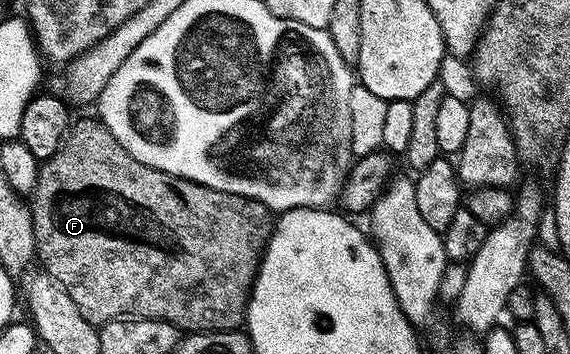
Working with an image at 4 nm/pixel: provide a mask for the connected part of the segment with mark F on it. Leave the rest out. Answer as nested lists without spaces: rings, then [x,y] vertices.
[[[92,117],[92,119],[76,118],[74,122],[72,122],[71,126],[67,128],[67,132],[65,133],[65,137],[61,141],[61,145],[57,149],[57,153],[53,153],[53,157],[42,160],[41,166],[39,168],[39,176],[37,177],[37,181],[35,182],[35,189],[29,196],[29,206],[31,208],[31,220],[33,221],[33,229],[35,230],[35,250],[37,252],[38,262],[43,262],[42,270],[46,272],[46,274],[53,276],[56,282],[61,285],[61,289],[65,289],[65,293],[69,293],[69,297],[73,301],[73,305],[77,305],[77,309],[81,309],[81,317],[85,317],[85,321],[89,321],[90,323],[94,323],[96,325],[112,323],[114,321],[113,316],[111,316],[113,309],[87,309],[87,301],[91,299],[91,295],[93,295],[93,293],[95,293],[95,295],[99,293],[99,291],[97,291],[97,285],[99,285],[99,263],[95,261],[95,257],[97,257],[97,253],[99,253],[99,243],[121,243],[121,235],[123,235],[123,233],[131,233],[131,231],[135,233],[137,229],[151,229],[153,241],[157,239],[157,243],[179,243],[179,247],[181,247],[181,257],[179,257],[179,275],[181,275],[181,269],[183,269],[185,281],[189,281],[189,283],[187,283],[187,285],[189,285],[189,311],[183,311],[183,313],[181,313],[181,311],[179,311],[179,313],[175,311],[175,315],[171,315],[171,317],[175,317],[175,319],[177,319],[177,327],[179,328],[180,332],[202,333],[205,331],[238,331],[244,326],[247,317],[247,302],[251,300],[251,290],[255,287],[255,274],[259,271],[259,263],[263,259],[263,253],[267,249],[267,243],[271,239],[271,232],[273,230],[273,213],[261,201],[250,199],[249,197],[230,195],[229,193],[225,192],[217,192],[216,189],[206,188],[205,185],[195,184],[191,180],[176,179],[171,175],[165,175],[160,171],[155,171],[153,168],[139,164],[133,159],[133,157],[129,155],[129,153],[123,151],[122,148],[119,147],[117,141],[113,137],[113,133],[109,133],[109,129],[98,118]]]

